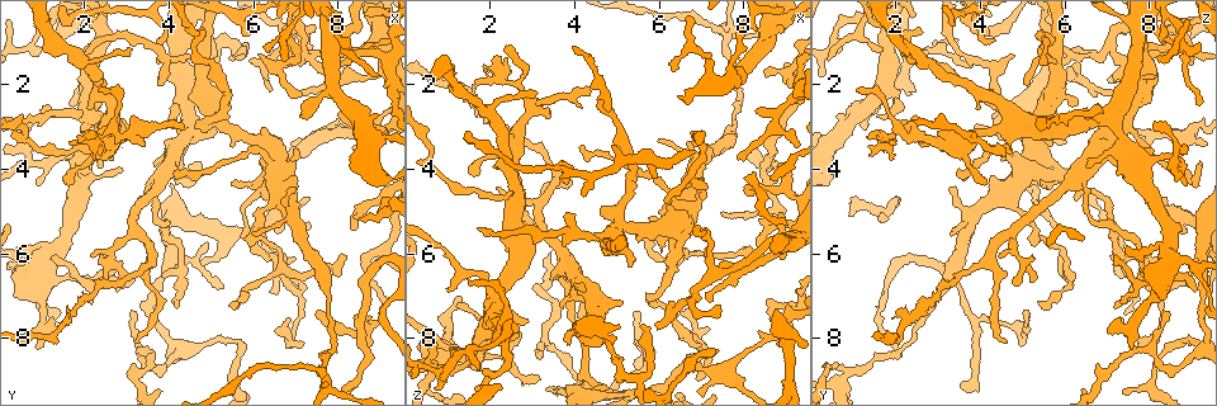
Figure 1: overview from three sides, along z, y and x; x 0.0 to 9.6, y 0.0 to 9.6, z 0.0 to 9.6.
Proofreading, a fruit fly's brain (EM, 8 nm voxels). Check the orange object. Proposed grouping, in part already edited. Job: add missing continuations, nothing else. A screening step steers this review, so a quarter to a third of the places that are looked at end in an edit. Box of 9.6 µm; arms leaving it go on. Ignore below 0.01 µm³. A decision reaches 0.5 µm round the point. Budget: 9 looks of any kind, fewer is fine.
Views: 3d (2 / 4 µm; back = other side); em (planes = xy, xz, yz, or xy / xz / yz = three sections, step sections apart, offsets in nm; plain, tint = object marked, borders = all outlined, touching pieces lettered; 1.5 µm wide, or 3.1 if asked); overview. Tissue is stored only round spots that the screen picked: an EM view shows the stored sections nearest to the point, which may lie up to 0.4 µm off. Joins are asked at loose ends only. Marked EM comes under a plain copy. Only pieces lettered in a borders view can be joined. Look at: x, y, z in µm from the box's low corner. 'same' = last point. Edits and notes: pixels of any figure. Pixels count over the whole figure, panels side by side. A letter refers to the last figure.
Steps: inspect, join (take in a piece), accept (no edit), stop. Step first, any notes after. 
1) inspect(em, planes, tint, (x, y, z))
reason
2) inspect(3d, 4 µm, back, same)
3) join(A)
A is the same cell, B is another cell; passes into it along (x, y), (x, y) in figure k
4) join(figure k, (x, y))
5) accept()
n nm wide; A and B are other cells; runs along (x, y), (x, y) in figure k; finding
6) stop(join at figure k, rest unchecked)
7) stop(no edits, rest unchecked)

inspect(3d, 2 µm, (3.15, 8.05, 4.60))
thin end

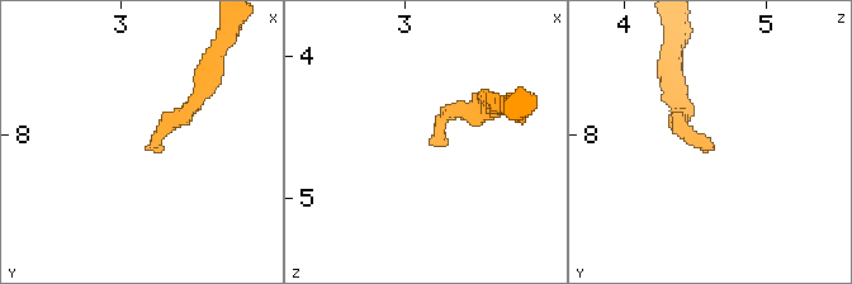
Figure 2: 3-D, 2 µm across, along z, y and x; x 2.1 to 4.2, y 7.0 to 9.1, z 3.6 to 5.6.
inspect(em, 3.1 µm, yz, step 8, tint, (3.20, 8.08, 4.64))
need the tissue

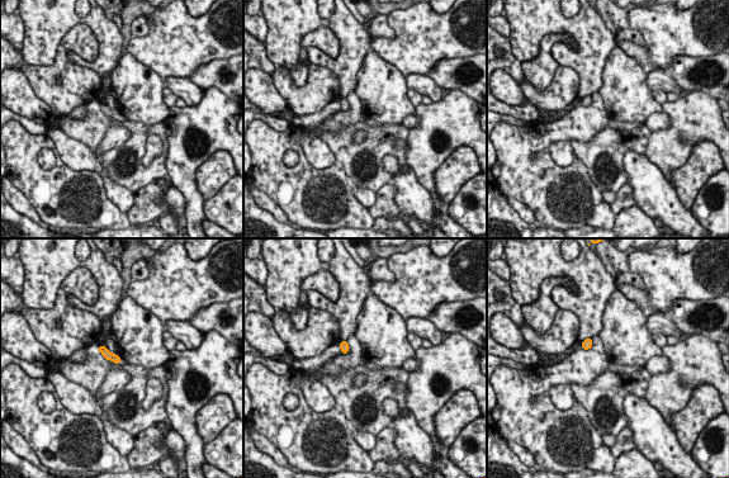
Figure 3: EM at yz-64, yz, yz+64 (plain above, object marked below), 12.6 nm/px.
inspect(em, 3.1 µm, planes, borders, same)
another direction

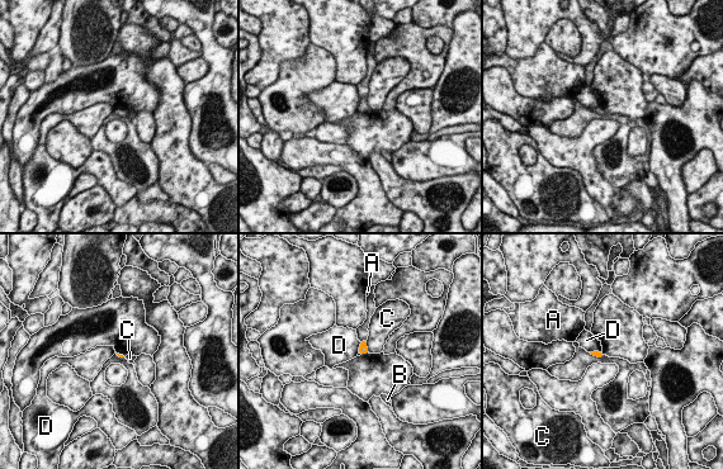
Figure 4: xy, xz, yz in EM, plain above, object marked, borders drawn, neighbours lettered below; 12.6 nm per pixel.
accept()
A, B, C and D are other cells; border along (601, 351), (590, 353) in figure 4; none of them fits

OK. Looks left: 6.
inspect(3d, 4 µm, (1.25, 6.00, 7.20))
branch stops here

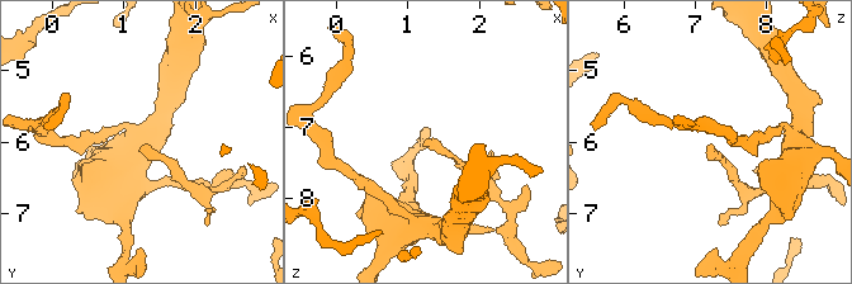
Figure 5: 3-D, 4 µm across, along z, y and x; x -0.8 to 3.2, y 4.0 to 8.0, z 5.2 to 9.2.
inspect(em, yz, step 8, borders, (1.30, 6.00, 7.20))

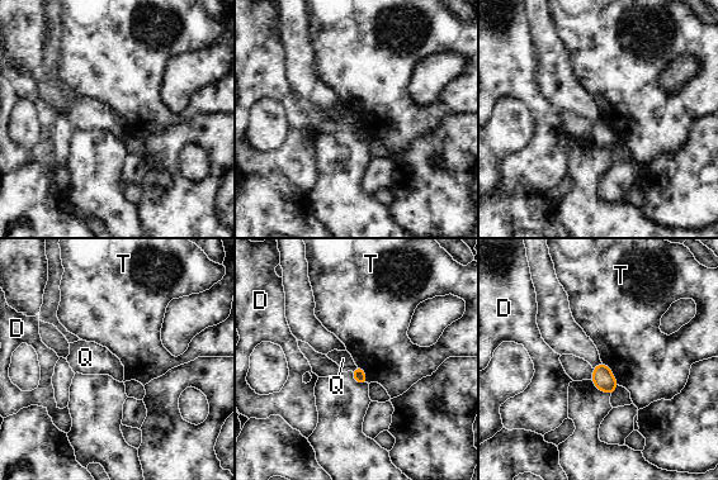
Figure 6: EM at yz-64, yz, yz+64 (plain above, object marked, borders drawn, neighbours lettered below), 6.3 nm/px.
accept()
D, Q and T are other cells; border along (601, 361), (610, 370), (618, 384) in figure 6; no lettered piece goes on from it

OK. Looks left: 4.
inspect(3d, 2 µm, (7.10, 2.80, 1.55))
an open end

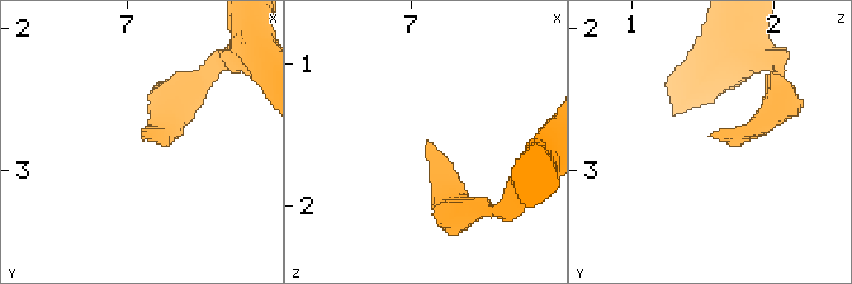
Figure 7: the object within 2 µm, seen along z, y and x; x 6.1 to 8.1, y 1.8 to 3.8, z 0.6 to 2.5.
inspect(em, xz, step 4, tint, (7.14, 2.78, 1.54))

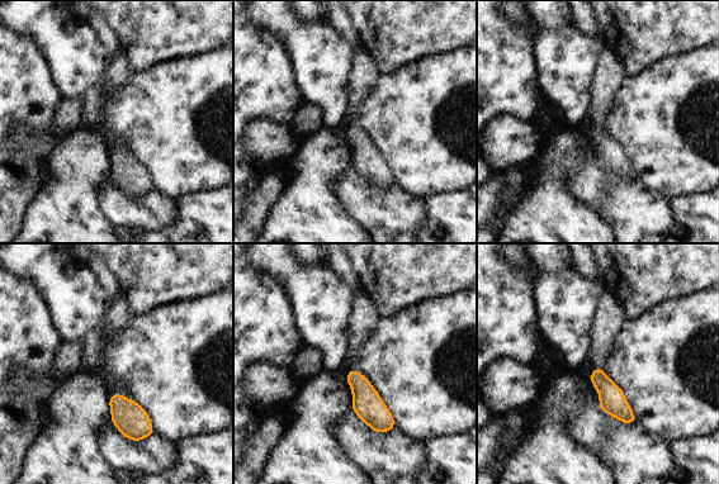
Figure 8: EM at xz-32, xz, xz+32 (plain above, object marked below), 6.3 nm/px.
inspect(em, planes, borders, same)

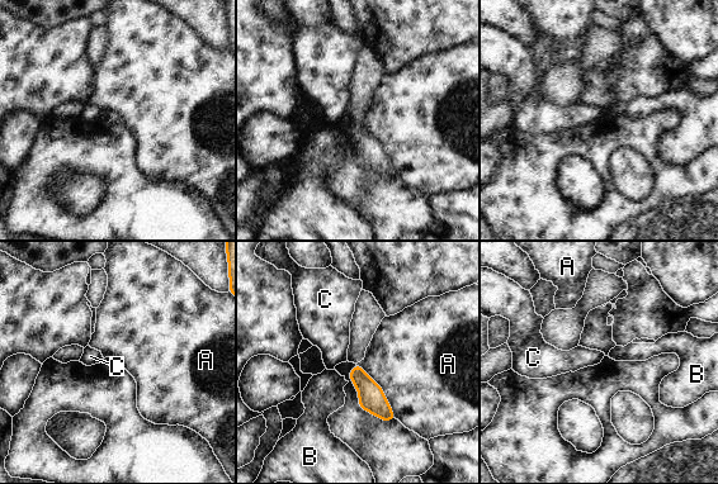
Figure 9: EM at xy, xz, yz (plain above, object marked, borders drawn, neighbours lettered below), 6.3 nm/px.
accept()
A, B and C are other cells; border along (357, 364), (382, 389), (396, 418) in figure 9; no lettered piece goes on from it

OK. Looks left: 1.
stop(no edits, rest unchecked)

